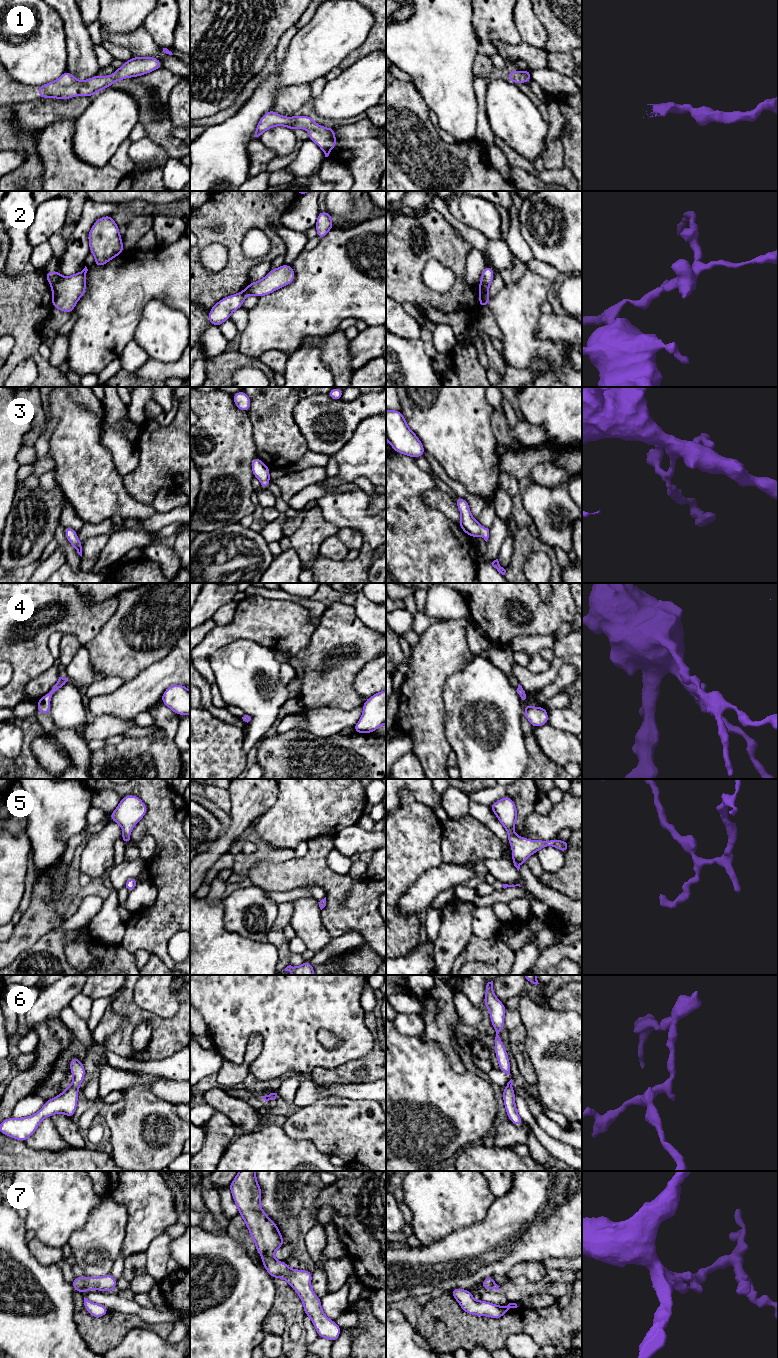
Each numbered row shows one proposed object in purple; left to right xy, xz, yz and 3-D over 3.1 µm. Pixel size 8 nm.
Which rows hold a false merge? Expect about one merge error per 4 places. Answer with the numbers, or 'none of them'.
2

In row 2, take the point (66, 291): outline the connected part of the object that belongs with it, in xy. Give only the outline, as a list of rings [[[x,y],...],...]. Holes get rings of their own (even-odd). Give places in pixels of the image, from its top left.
[[[85,268],[68,277],[61,276],[54,284],[52,290],[52,307],[63,312],[73,312],[75,305],[86,292],[86,273]]]

